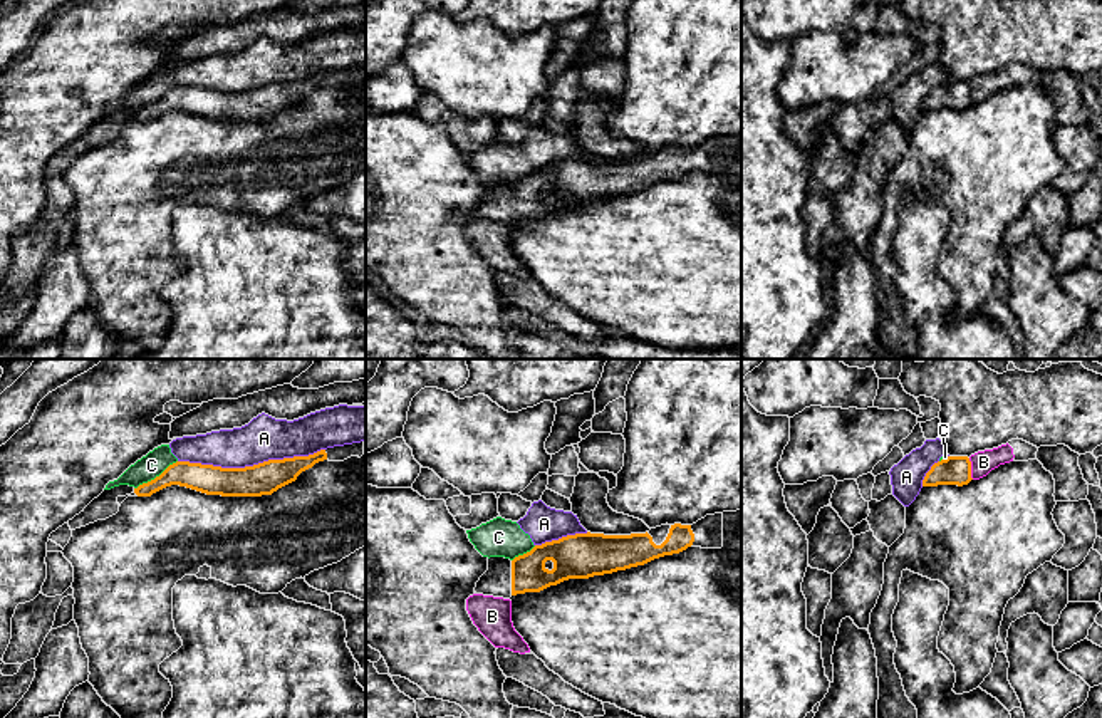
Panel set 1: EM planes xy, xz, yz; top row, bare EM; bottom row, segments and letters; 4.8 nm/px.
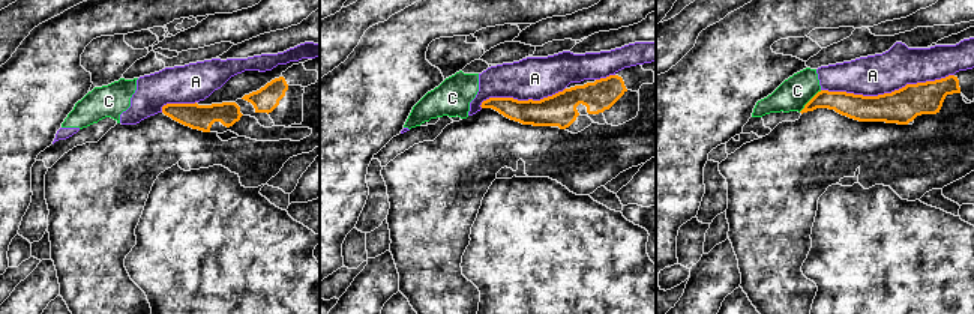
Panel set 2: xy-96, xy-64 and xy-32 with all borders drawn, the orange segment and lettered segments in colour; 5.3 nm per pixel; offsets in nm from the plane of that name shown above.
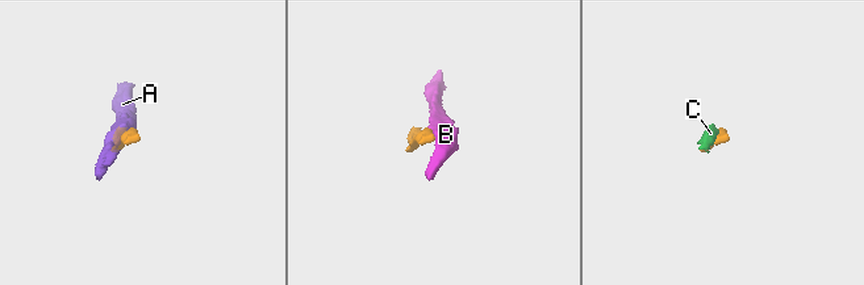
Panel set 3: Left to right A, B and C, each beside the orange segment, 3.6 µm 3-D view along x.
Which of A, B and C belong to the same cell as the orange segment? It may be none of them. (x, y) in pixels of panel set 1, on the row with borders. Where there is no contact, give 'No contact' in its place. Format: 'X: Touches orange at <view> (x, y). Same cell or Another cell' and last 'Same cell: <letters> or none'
A: Touches orange at xy (250, 467). Another cell
B: Touches orange at yz (970, 468). Another cell
C: Touches orange at xy (156, 477). Another cell
Same cell: none

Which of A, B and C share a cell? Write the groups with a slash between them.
A C / B

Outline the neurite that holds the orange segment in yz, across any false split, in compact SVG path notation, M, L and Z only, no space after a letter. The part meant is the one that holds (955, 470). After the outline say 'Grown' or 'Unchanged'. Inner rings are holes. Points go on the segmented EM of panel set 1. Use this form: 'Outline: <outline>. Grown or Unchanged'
Outline: M948 456L931 466L923 486L968 485L971 481L971 461L968 456Z. Unchanged

